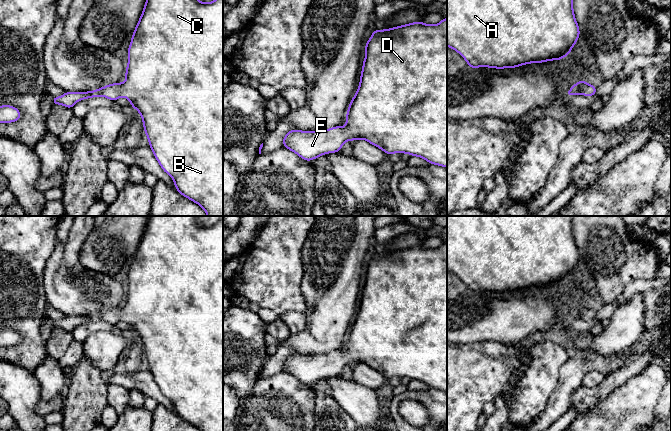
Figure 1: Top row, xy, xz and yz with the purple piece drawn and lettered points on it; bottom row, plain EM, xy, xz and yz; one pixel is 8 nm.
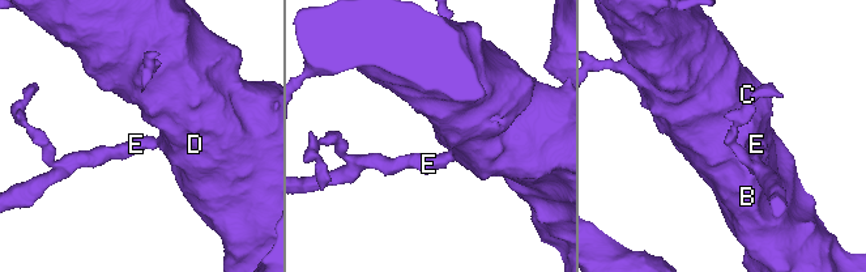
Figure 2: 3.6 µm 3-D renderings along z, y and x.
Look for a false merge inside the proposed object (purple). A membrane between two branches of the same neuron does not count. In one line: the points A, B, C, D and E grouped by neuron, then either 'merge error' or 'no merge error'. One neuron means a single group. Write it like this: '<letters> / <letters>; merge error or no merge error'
A B C D E; no merge error

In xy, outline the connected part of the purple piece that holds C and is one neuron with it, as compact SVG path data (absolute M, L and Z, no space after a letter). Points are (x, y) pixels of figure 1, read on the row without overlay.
M150 216L132 259L125 297L126 304L123 308L120 306L109 308L88 316L65 316L60 321L53 321L52 328L72 333L76 326L87 322L104 320L116 325L119 321L124 320L130 325L132 332L137 333L140 337L149 370L161 392L172 401L177 415L201 431L223 431L223 218L213 226L203 227L198 225L196 216Z

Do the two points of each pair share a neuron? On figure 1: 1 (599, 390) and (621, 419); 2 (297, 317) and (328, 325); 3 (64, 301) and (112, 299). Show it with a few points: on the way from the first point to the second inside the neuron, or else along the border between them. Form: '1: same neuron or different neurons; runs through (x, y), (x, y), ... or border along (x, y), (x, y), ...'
1: different neurons; border along (625, 384), (614, 389), (594, 407), (586, 411)
2: different neurons; border along (305, 314), (306, 326), (292, 334)
3: same neuron; runs through (76, 299), (100, 299)

